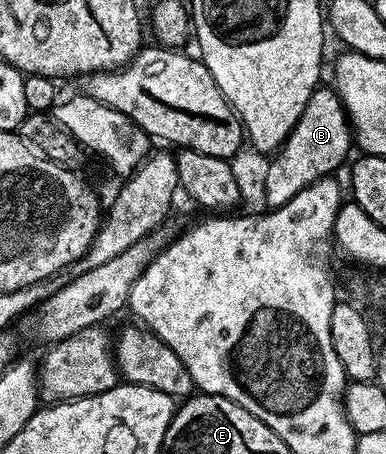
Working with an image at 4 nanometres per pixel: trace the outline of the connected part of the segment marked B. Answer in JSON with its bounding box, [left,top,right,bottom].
[264,86,352,209]

